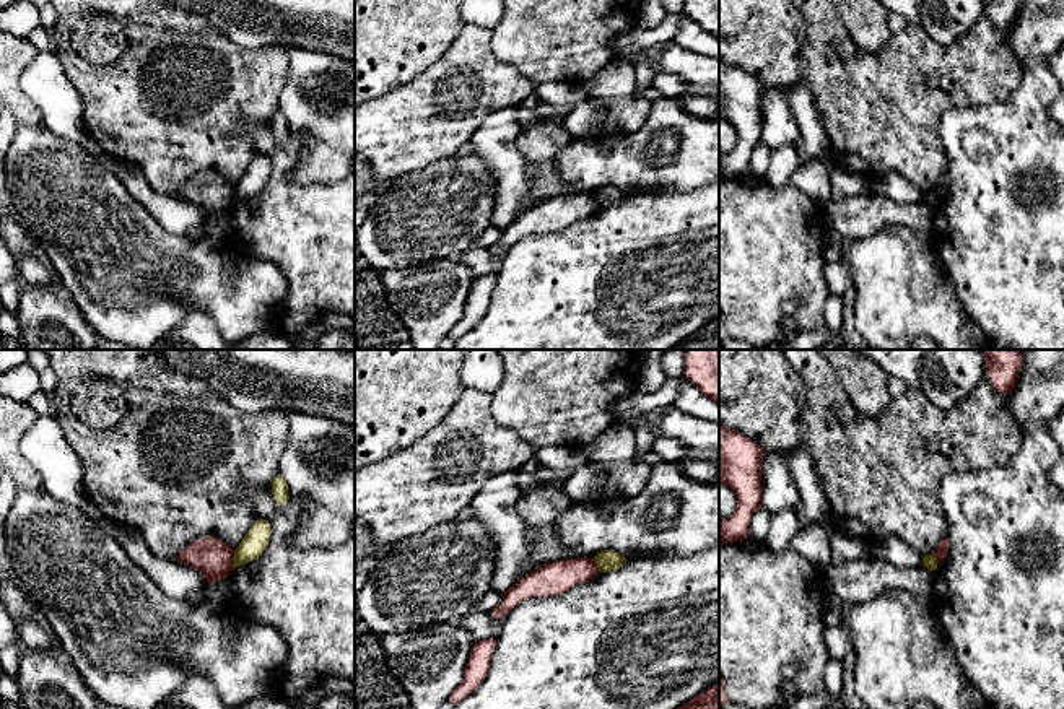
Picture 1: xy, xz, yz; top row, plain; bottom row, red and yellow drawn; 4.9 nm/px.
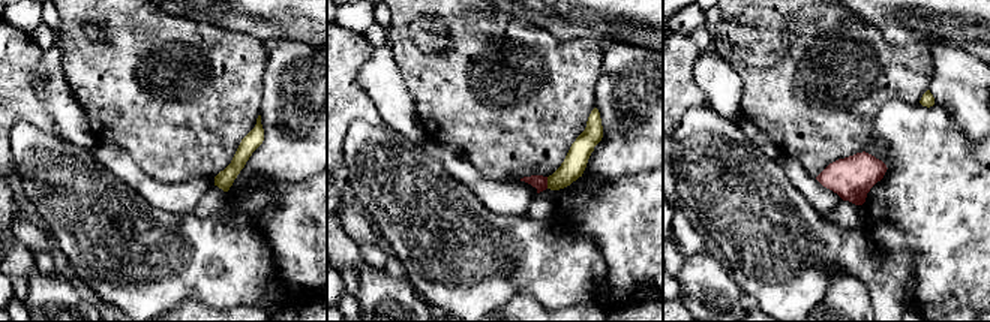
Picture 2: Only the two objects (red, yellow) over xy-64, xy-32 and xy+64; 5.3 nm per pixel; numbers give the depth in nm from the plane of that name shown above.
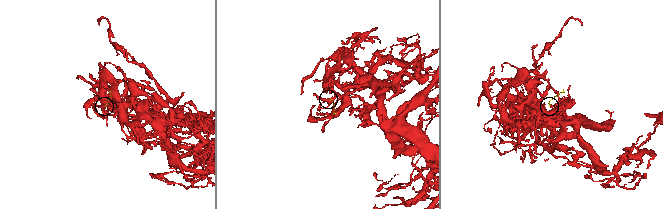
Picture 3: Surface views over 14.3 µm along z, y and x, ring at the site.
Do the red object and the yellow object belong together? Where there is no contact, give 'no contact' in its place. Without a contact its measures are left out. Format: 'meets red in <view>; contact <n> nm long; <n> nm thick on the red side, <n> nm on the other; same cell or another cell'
meets red in xy; contact 100 nm long; 180 nm thick on the red side, 120 nm on the other; another cell

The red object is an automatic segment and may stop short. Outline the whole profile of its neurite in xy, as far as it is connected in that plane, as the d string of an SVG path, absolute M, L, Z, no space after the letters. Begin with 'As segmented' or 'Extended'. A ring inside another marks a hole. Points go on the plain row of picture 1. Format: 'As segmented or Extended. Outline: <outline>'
As segmented. Outline: M205 172L190 179L176 195L200 207L211 221L233 207L234 184L218 174Z

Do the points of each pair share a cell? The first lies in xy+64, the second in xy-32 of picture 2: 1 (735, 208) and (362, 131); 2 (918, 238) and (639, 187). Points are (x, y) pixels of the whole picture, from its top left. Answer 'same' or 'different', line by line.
1: same
2: same

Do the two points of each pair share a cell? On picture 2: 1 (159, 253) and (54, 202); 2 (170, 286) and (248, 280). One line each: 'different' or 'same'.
1: same
2: same

